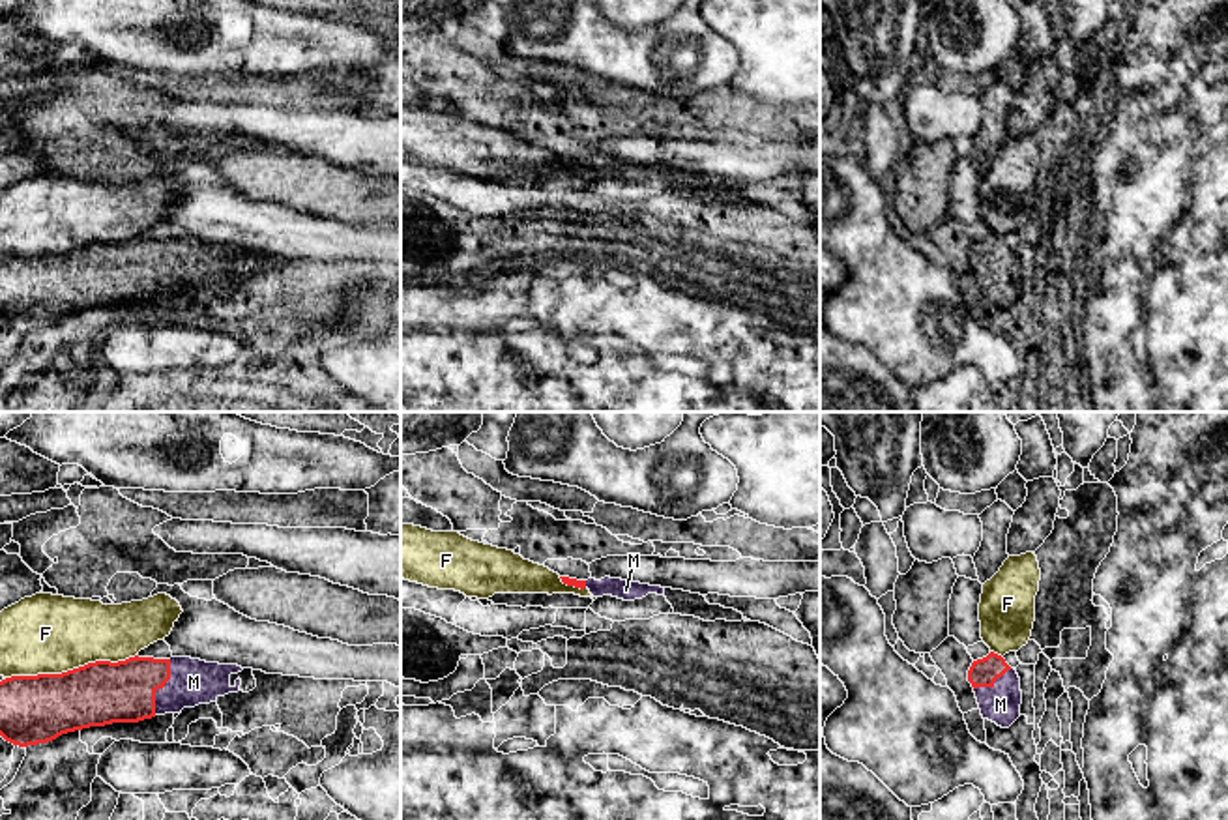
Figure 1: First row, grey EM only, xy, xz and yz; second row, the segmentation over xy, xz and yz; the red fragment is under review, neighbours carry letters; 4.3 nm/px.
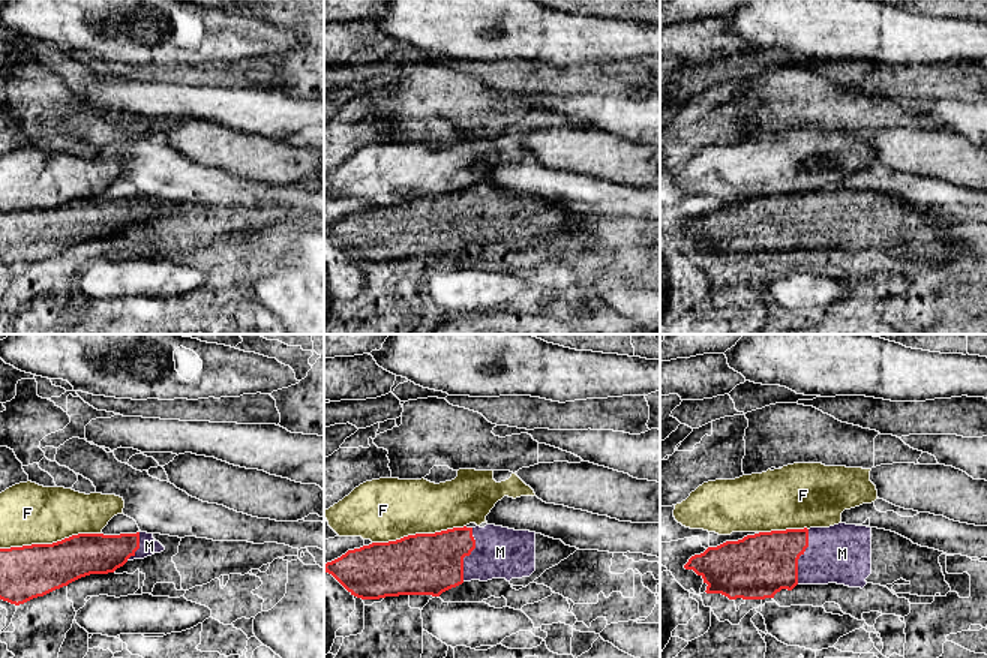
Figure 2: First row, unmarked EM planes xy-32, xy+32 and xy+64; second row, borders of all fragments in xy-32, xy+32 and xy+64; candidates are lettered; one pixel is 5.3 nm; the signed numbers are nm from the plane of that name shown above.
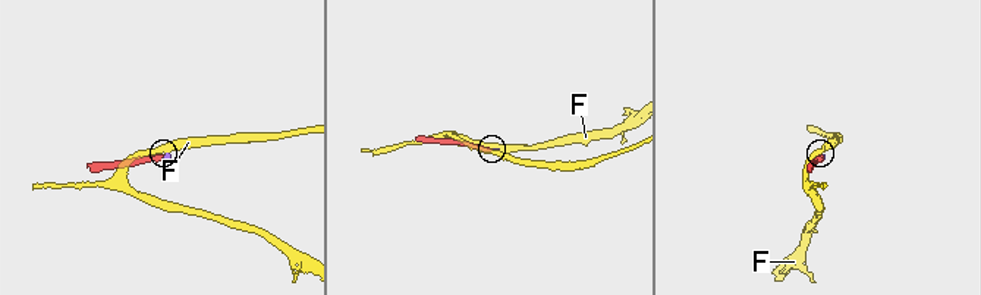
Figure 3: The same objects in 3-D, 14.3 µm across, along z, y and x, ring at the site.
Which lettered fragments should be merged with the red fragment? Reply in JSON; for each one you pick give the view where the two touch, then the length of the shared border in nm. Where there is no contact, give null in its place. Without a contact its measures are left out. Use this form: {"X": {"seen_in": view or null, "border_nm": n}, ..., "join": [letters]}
{"M": {"seen_in": "xy", "border_nm": 260}, "join": ["M"]}

